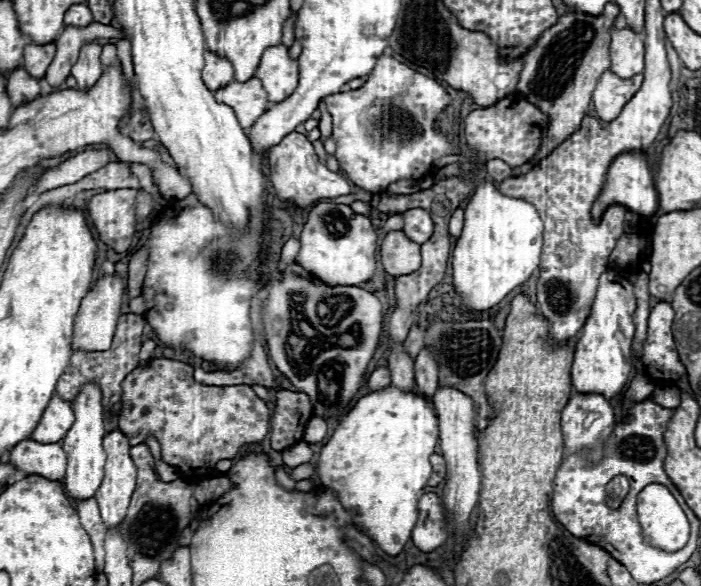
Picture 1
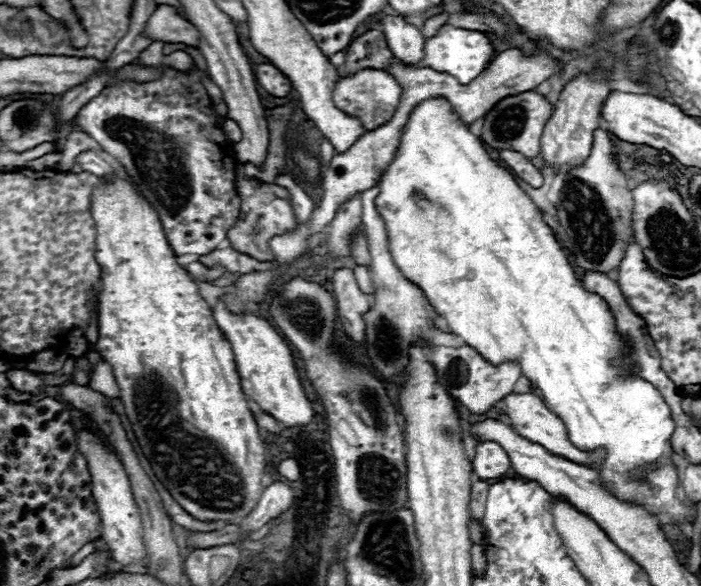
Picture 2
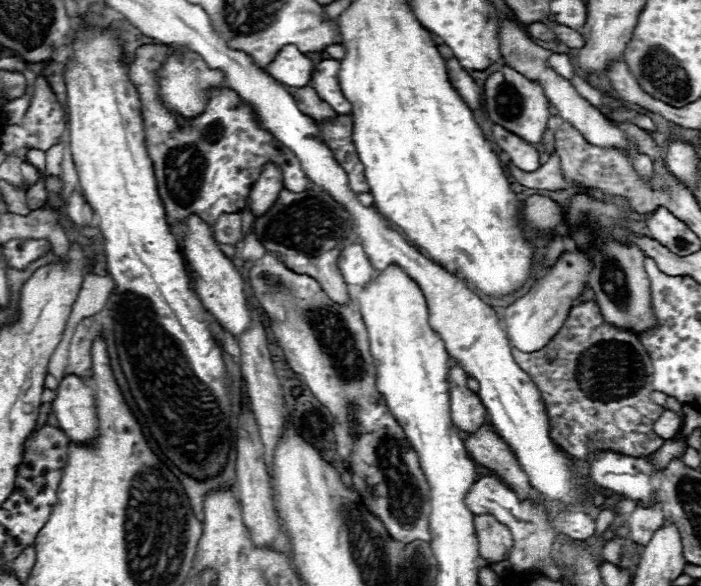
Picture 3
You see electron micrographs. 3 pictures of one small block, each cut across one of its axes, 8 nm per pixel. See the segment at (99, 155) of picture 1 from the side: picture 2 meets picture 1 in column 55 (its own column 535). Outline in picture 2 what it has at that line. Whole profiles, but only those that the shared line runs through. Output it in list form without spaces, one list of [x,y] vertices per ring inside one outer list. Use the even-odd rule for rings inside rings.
[[[500,152],[500,160],[510,168],[510,172],[514,176],[522,178],[532,188],[540,188],[542,186],[540,170],[530,160],[526,160],[524,156],[518,156],[518,152]]]

